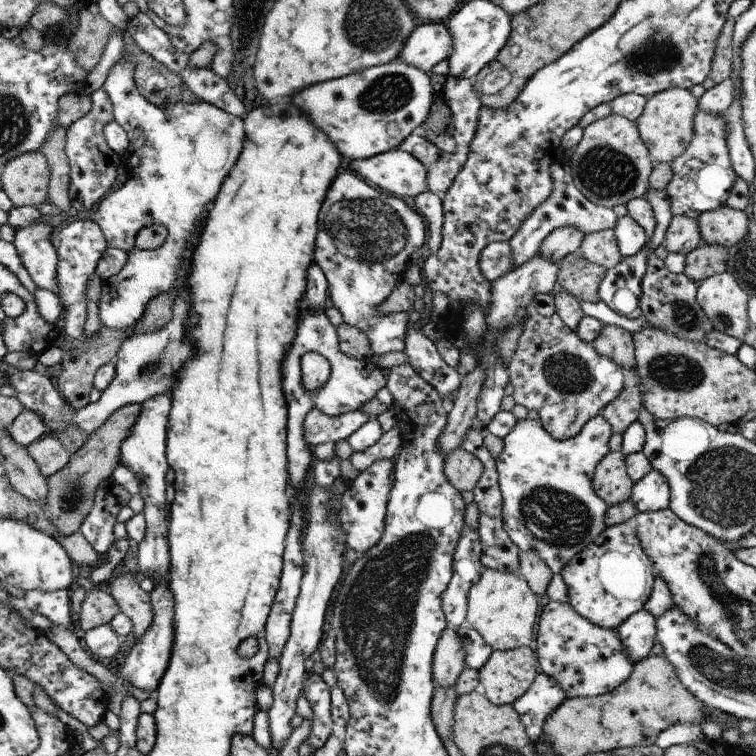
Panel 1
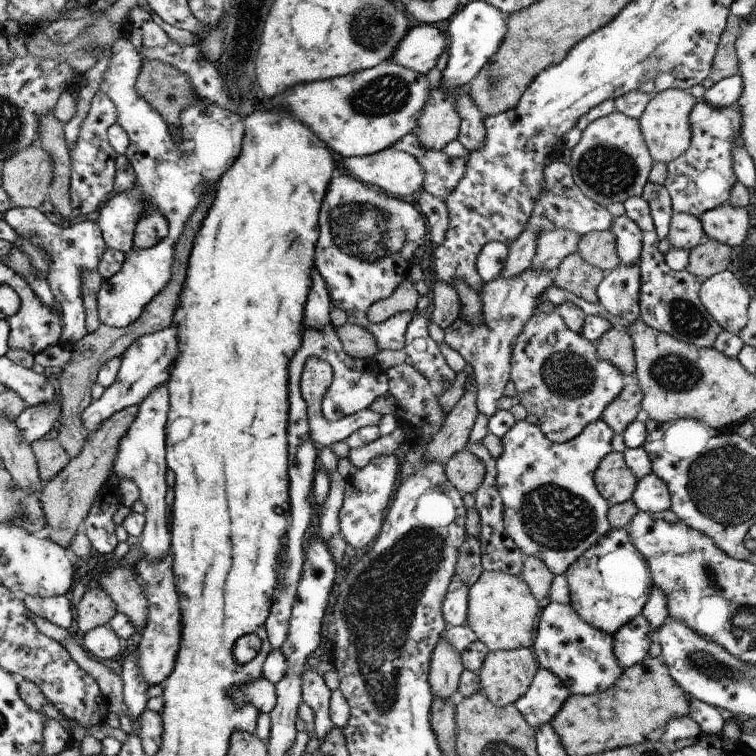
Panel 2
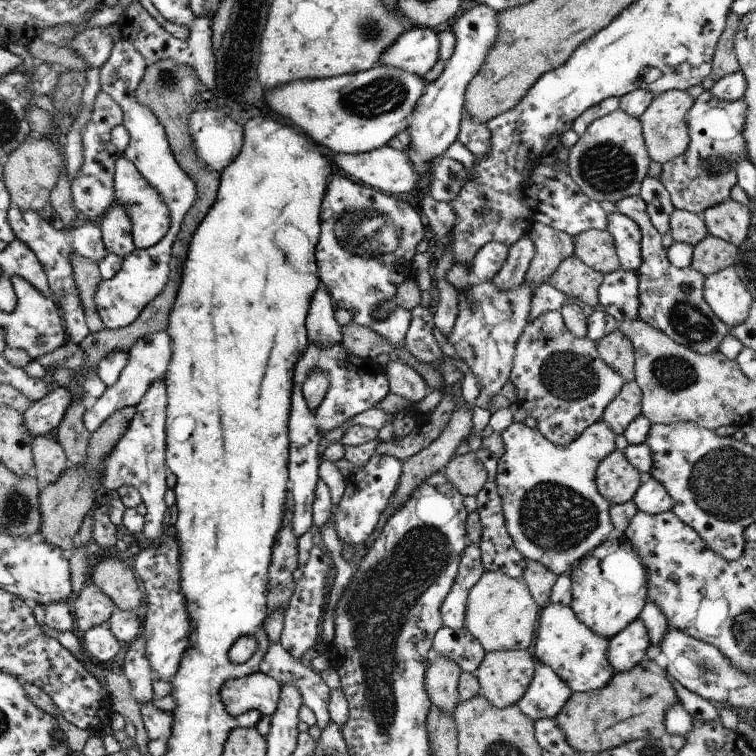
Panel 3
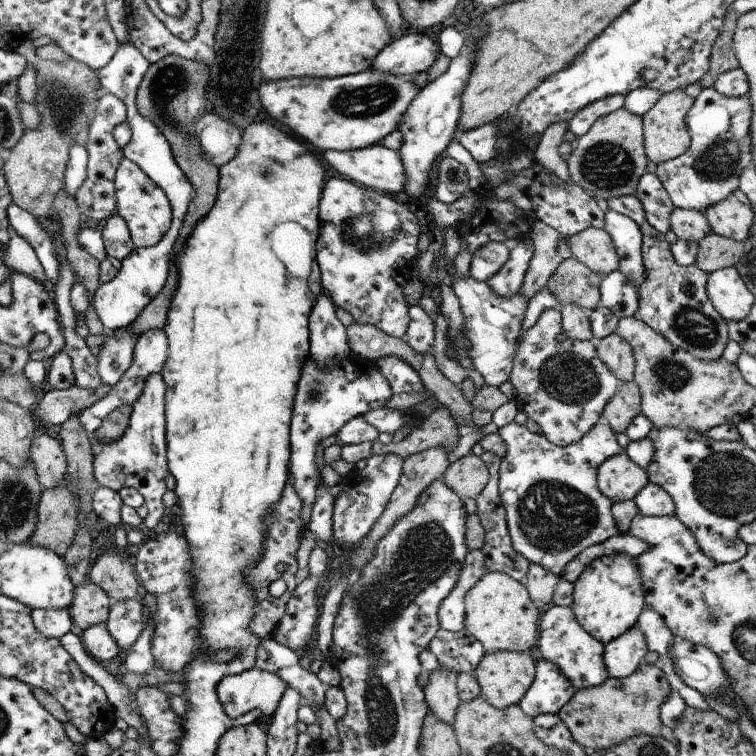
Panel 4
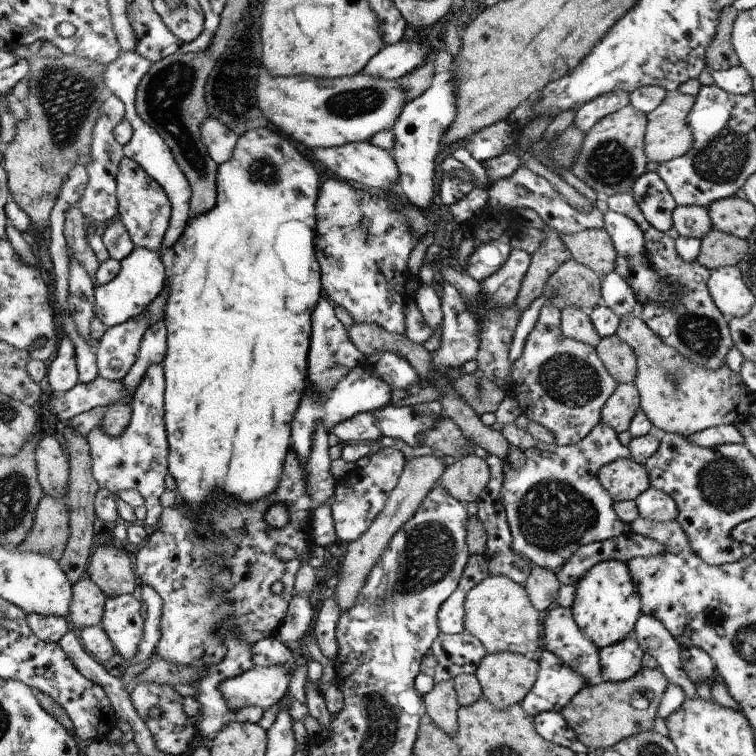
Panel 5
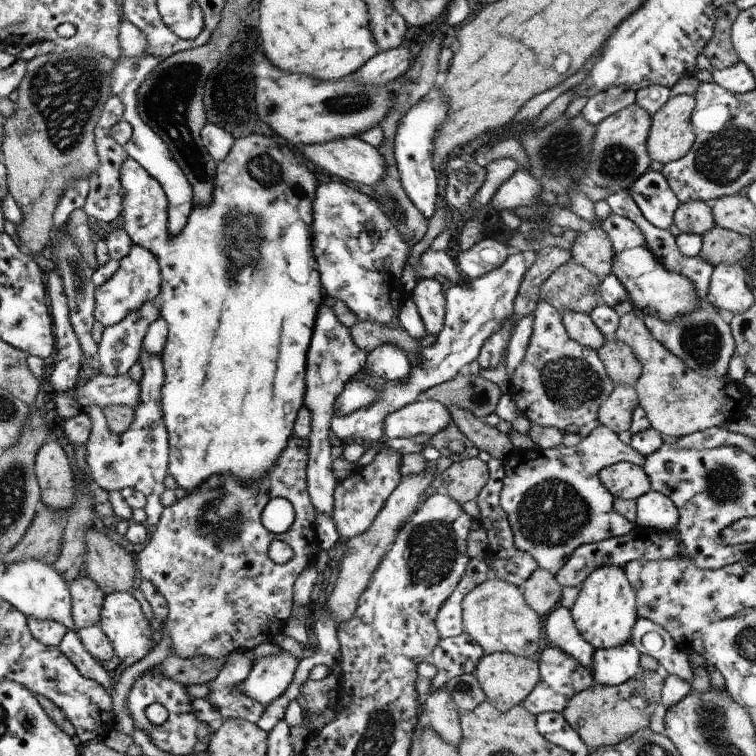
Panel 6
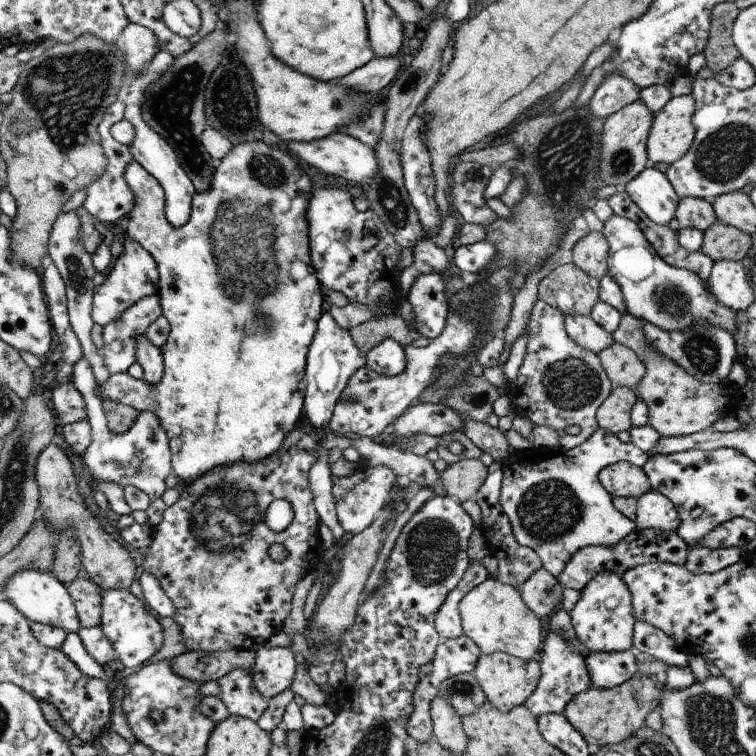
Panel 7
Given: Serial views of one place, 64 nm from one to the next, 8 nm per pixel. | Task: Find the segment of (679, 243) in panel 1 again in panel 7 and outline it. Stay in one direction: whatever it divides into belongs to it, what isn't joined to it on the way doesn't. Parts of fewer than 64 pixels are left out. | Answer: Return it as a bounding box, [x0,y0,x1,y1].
[675,197,717,232]

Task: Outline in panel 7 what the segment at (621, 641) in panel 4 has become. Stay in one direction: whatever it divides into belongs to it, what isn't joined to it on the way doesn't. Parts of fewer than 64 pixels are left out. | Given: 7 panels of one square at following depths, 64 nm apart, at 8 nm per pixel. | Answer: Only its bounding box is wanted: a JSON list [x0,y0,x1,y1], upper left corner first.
[585,650,637,689]

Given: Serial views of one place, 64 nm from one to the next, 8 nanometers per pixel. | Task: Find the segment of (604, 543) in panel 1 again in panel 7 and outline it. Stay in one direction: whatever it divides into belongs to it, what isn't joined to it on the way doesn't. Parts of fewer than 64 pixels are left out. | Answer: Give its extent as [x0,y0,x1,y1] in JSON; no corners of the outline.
[569,571,637,653]

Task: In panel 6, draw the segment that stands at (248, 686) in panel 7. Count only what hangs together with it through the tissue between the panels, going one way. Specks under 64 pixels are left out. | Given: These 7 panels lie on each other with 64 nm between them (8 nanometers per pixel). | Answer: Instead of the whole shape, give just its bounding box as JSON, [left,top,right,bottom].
[206,650,266,723]

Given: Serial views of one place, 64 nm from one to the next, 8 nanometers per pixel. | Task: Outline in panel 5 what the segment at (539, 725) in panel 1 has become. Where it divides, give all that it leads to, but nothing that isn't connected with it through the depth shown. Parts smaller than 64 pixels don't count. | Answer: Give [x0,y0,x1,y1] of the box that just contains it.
[521,648,589,717]

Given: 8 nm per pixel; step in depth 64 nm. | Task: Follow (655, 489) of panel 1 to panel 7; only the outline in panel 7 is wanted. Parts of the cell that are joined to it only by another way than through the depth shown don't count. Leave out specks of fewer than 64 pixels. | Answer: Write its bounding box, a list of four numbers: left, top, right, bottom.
[636,489,680,533]

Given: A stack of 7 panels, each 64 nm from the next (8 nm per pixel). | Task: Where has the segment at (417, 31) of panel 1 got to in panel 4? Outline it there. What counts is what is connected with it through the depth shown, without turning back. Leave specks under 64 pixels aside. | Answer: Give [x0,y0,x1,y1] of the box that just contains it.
[372,31,439,76]

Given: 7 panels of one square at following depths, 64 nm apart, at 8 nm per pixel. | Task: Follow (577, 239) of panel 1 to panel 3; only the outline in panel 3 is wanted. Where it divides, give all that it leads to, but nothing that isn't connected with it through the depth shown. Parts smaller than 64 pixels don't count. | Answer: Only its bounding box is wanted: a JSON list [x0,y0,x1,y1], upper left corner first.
[525,222,574,289]

